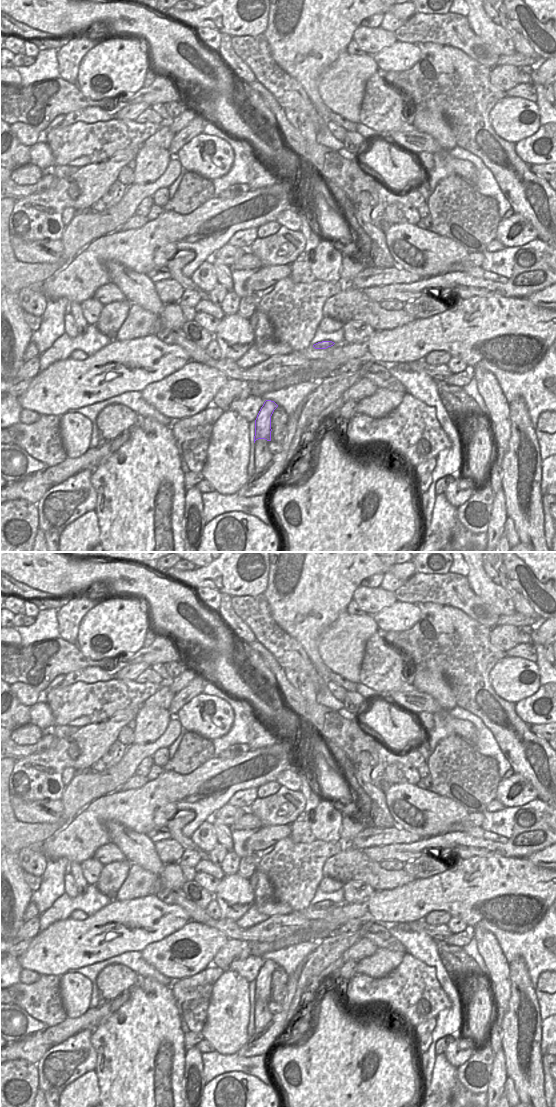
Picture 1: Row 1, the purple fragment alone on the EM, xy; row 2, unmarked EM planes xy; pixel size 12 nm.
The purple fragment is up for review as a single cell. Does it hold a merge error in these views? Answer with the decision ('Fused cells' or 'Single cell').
Single cell

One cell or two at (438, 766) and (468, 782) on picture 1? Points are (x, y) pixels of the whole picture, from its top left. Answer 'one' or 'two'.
one

